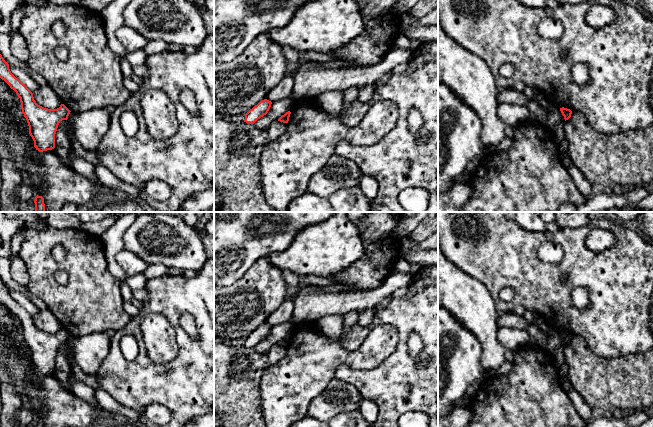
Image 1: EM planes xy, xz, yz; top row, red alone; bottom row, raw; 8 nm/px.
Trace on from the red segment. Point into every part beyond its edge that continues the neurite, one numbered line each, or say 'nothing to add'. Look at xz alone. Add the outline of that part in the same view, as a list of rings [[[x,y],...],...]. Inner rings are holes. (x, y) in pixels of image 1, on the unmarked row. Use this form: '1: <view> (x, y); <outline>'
nothing to add

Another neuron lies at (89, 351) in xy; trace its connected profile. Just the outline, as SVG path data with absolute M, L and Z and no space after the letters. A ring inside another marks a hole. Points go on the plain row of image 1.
M100 332L80 337L70 336L67 346L79 368L86 374L96 375L109 354L111 338Z

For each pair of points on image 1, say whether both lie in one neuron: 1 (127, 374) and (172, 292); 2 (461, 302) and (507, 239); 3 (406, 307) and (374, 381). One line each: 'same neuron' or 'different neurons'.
1: same neuron
2: different neurons
3: same neuron

